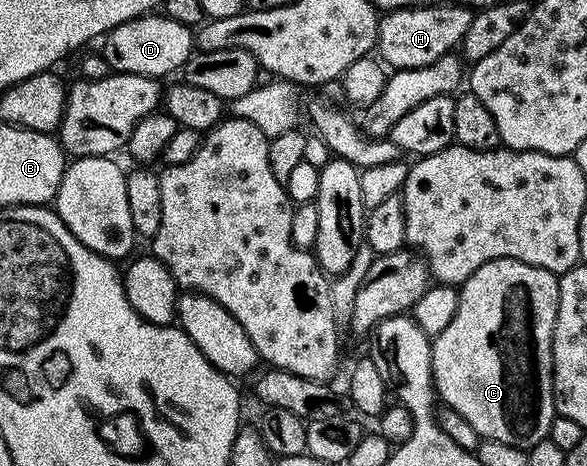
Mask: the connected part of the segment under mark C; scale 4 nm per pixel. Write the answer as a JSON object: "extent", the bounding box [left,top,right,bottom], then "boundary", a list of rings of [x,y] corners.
{"extent":[431,258,559,450],"boundary":[[[501,258],[485,262],[485,266],[478,268],[468,280],[464,280],[458,289],[459,305],[445,330],[431,345],[431,379],[435,381],[435,390],[440,401],[443,400],[476,432],[476,437],[485,440],[496,440],[512,444],[518,448],[529,450],[537,442],[548,439],[552,435],[551,423],[557,420],[555,410],[555,383],[551,377],[551,339],[557,318],[559,305],[559,276],[554,272],[526,264],[520,260]]]}

